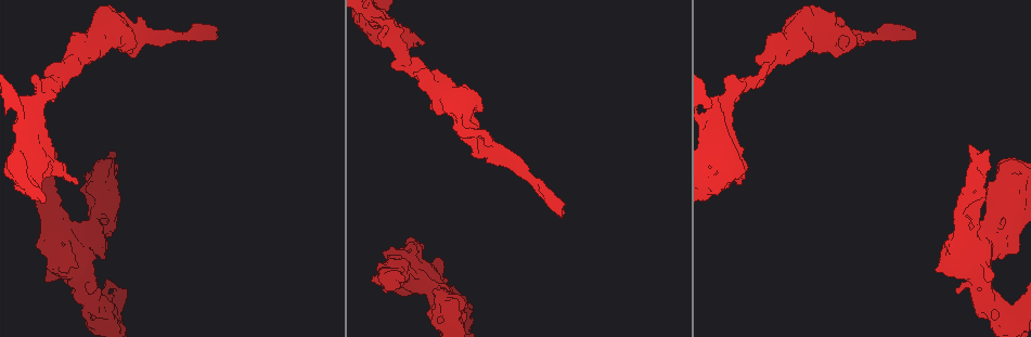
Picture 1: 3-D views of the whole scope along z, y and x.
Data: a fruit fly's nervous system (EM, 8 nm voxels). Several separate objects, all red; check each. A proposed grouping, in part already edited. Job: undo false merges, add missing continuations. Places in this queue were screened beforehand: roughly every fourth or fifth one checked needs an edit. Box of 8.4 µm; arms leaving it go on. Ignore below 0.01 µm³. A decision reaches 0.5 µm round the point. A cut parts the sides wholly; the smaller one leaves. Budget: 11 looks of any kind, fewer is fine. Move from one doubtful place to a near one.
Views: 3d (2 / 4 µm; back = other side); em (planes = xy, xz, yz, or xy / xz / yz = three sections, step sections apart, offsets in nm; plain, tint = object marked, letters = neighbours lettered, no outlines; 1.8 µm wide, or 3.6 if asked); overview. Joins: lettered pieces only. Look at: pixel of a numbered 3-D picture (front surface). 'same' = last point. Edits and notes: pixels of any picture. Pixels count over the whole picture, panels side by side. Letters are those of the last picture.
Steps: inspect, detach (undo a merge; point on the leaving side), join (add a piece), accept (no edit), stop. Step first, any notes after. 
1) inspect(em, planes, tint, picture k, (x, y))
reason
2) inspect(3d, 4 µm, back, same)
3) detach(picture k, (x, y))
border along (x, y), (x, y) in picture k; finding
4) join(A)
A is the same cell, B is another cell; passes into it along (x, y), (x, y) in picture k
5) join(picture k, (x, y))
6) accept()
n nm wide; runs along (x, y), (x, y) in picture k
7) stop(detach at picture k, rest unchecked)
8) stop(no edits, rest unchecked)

inspect(3d, 4 µm, picture 1, (481, 146))
abrupt turn

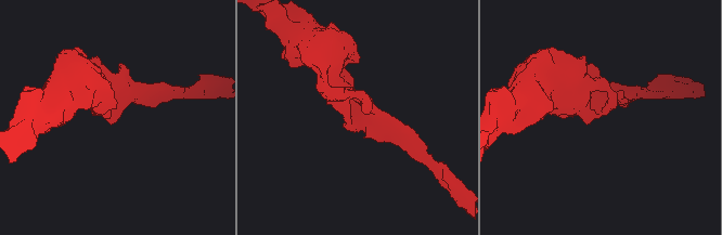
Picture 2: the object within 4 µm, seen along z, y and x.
inspect(em, planes, plain, picture 2, (602, 113))

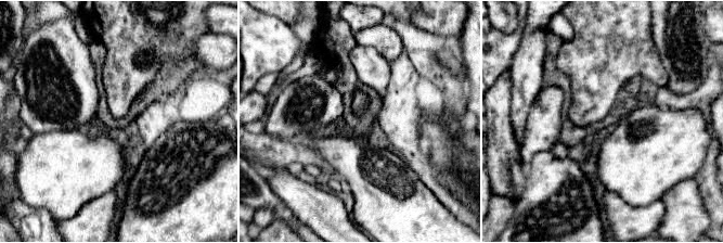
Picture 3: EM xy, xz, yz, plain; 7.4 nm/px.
inspect(em, planes, letters, same)
what lies round it

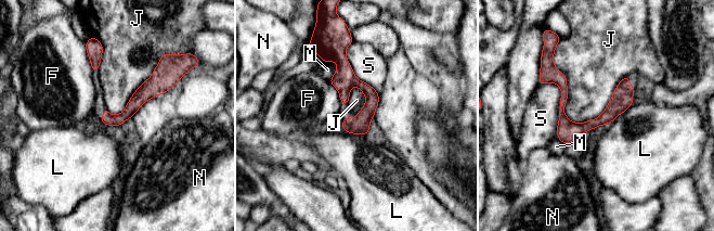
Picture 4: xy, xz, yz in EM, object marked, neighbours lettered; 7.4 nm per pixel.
accept()
F, J, L, M, N and S are other cells; border along (553, 59), (566, 116), (593, 119) in picture 4; all the same neuron

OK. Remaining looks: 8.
inspect(3d, 2 µm, back, picture 1, (39, 81))
branch stops here

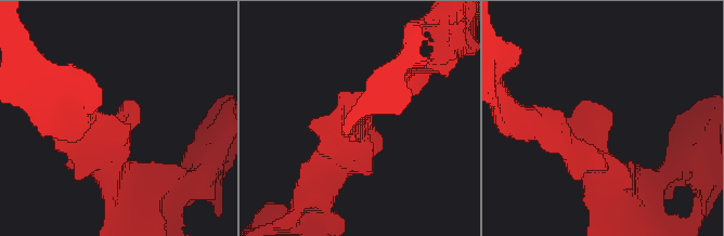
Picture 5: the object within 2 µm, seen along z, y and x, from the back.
inspect(em, yz, step 16, letters, picture 5, (122, 118))

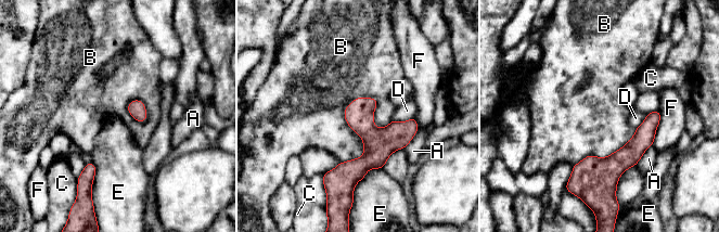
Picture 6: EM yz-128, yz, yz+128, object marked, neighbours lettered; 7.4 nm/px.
inspect(em, planes, letters, same)

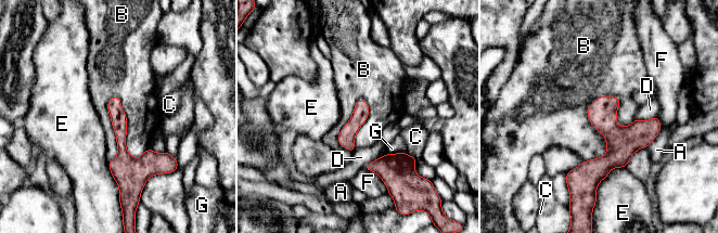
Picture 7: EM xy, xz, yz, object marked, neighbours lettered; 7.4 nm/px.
accept()
120 nm wide; B touches over 500 nm; A, B, C, D, E, F and G are other cells; no lettered piece goes on from it

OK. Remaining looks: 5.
inspect(3d, 4 µm, back, picture 1, (1011, 172))
abrupt turn

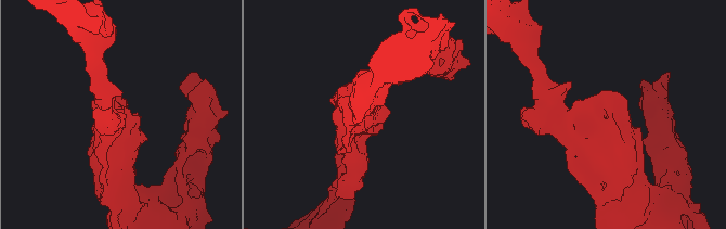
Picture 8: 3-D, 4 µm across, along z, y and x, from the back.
inspect(em, 3.6 µm, planes, letters, picture 8, (607, 118))

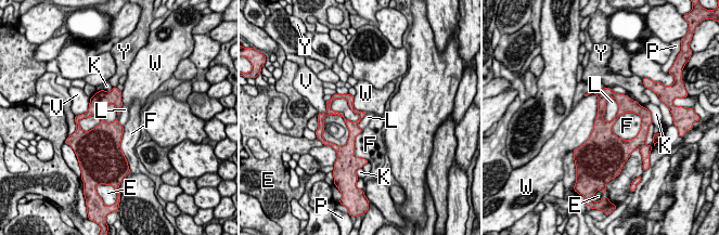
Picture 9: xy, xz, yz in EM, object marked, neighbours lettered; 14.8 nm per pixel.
accept()
E, F, K, L, P, V, W and Y are other cells; all the same neuron

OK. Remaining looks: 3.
inspect(3d, 4 µm, picture 1, (105, 301))
three-way junction

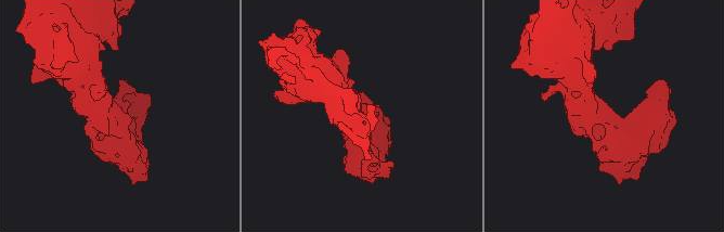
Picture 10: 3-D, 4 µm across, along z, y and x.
inspect(em, xy, step 16, letters, picture 10, (116, 113))
3 arms; arms of 240, 320, 340 nm

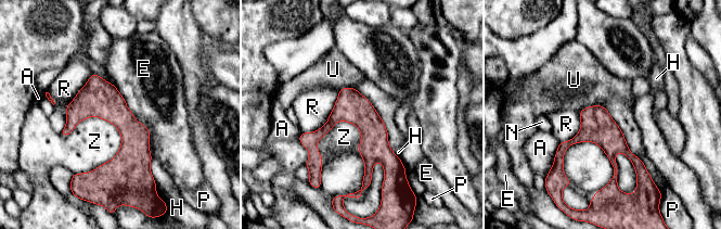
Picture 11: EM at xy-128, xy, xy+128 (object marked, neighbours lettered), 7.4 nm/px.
inspect(em, planes, letters, same)

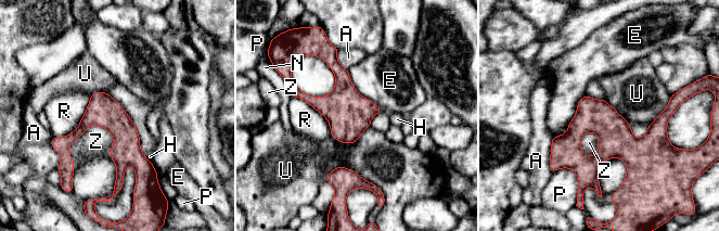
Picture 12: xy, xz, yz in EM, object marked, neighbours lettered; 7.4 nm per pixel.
accept()
240 nm wide; A, E, H, N, P, R, U and Z are other cells; all the same neuron

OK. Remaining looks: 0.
stop(no edits, rest unchecked)

